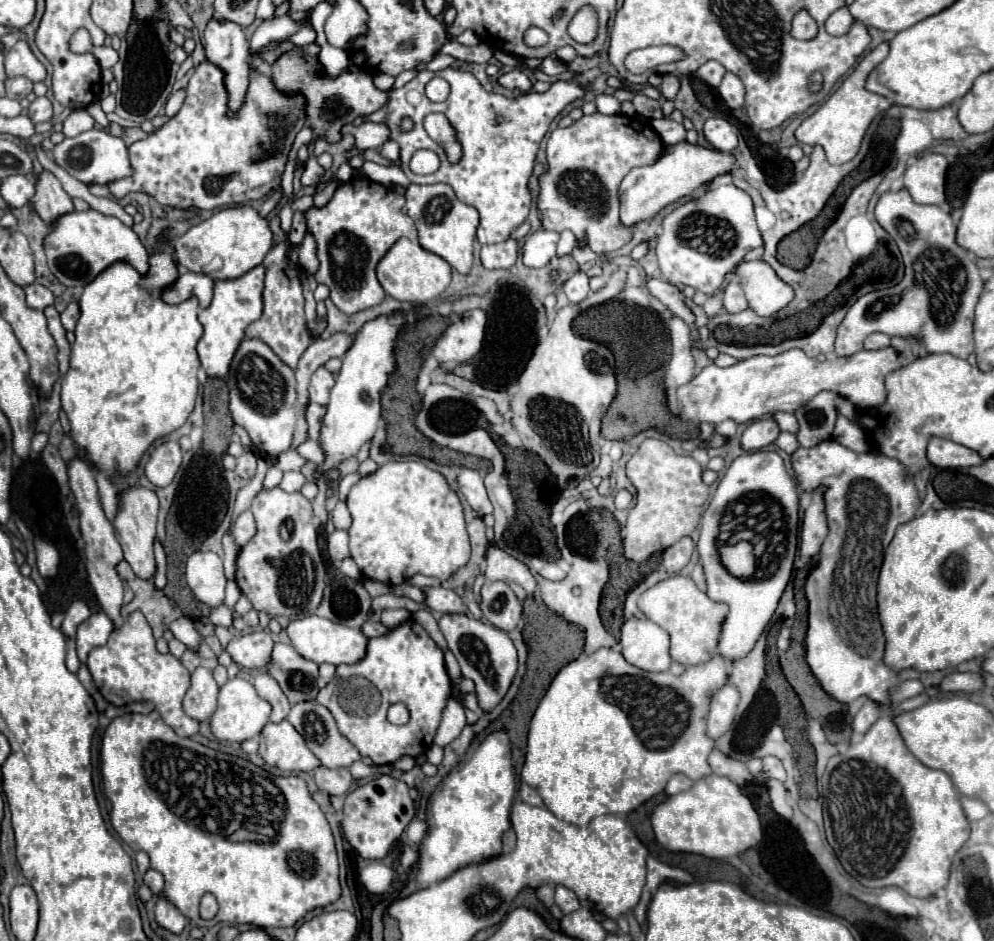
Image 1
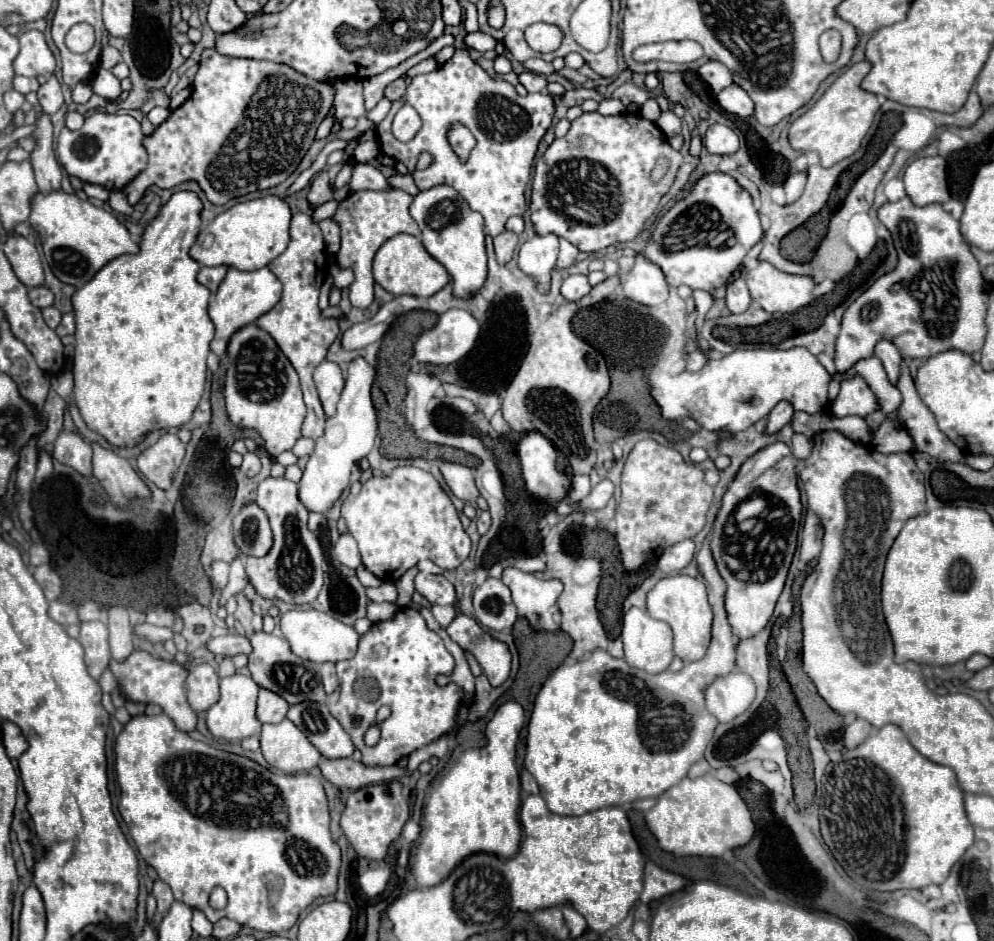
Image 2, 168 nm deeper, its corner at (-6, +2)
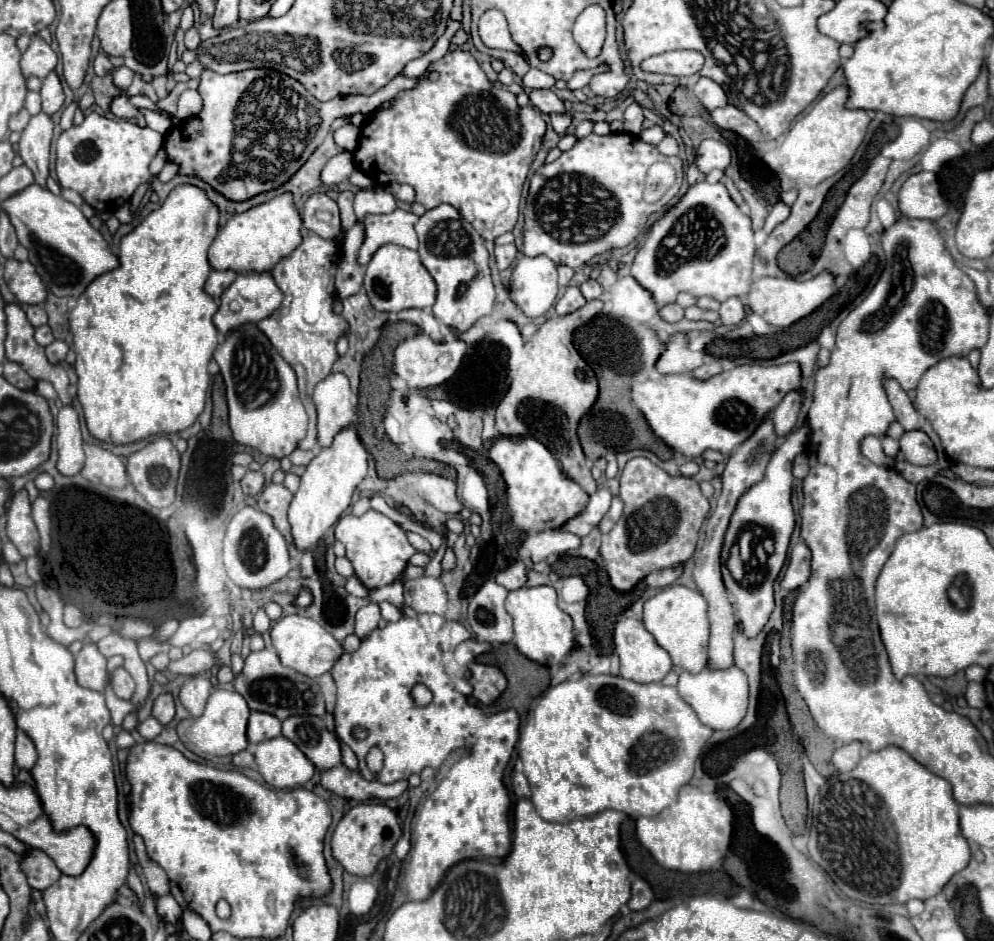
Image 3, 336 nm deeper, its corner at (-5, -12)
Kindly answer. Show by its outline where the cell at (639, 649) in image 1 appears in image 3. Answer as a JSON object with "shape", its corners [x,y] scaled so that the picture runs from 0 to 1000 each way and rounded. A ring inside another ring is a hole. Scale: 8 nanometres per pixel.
{"shape":[[[624,658],[618,668],[618,685],[624,698],[624,717],[628,722],[634,722],[640,726],[660,726],[660,724],[666,724],[676,713],[676,700],[672,692],[660,683],[658,675],[648,668],[646,660]]]}

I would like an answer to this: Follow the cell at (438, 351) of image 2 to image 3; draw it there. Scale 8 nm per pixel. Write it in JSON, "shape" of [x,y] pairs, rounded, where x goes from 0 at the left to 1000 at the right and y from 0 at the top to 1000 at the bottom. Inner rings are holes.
{"shape":[[[419,356],[402,365],[396,373],[396,396],[410,407],[410,416],[429,413],[429,411],[441,411],[447,405],[451,405],[463,390],[465,379],[469,375],[469,365],[461,360],[459,356],[449,358],[449,362],[437,362],[431,356]]]}

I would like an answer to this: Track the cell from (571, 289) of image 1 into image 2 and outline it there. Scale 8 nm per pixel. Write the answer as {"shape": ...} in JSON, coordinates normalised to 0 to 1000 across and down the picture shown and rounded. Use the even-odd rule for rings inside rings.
{"shape":[[[572,292],[564,303],[564,313],[570,320],[582,320],[595,309],[595,303],[589,292]]]}

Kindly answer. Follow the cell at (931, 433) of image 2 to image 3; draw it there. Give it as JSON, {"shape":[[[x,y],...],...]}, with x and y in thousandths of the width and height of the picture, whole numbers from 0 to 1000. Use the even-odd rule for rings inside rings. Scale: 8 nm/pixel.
{"shape":[[[920,456],[920,458],[911,458],[905,464],[905,479],[909,481],[911,490],[918,494],[942,494],[944,492],[944,481],[942,475],[938,471],[938,467],[928,458],[928,456]]]}

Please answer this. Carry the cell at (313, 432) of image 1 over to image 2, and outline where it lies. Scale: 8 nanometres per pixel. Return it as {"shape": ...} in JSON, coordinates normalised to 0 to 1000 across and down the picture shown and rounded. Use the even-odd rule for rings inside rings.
{"shape":[[[297,226],[295,235],[293,235],[291,262],[275,279],[271,279],[271,286],[285,301],[285,316],[273,330],[265,333],[259,339],[259,345],[263,350],[267,350],[277,360],[281,371],[289,377],[289,382],[293,384],[293,388],[301,396],[305,424],[309,430],[309,443],[305,450],[305,464],[313,464],[313,467],[321,467],[325,462],[325,452],[327,452],[327,439],[325,439],[323,426],[319,422],[319,413],[315,407],[315,394],[329,379],[331,369],[335,367],[335,362],[343,354],[339,339],[323,337],[323,328],[319,324],[321,322],[321,307],[323,307],[327,290],[329,290],[327,282],[329,282],[329,267],[327,267],[327,256],[325,256],[321,239],[311,228]]]}

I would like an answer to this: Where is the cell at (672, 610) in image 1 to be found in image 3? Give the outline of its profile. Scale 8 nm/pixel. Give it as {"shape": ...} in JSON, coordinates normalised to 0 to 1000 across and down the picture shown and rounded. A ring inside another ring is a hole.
{"shape":[[[674,622],[660,630],[648,641],[648,666],[660,677],[676,702],[680,713],[704,715],[710,709],[710,690],[712,690],[712,658],[710,658],[710,637],[692,624]]]}

